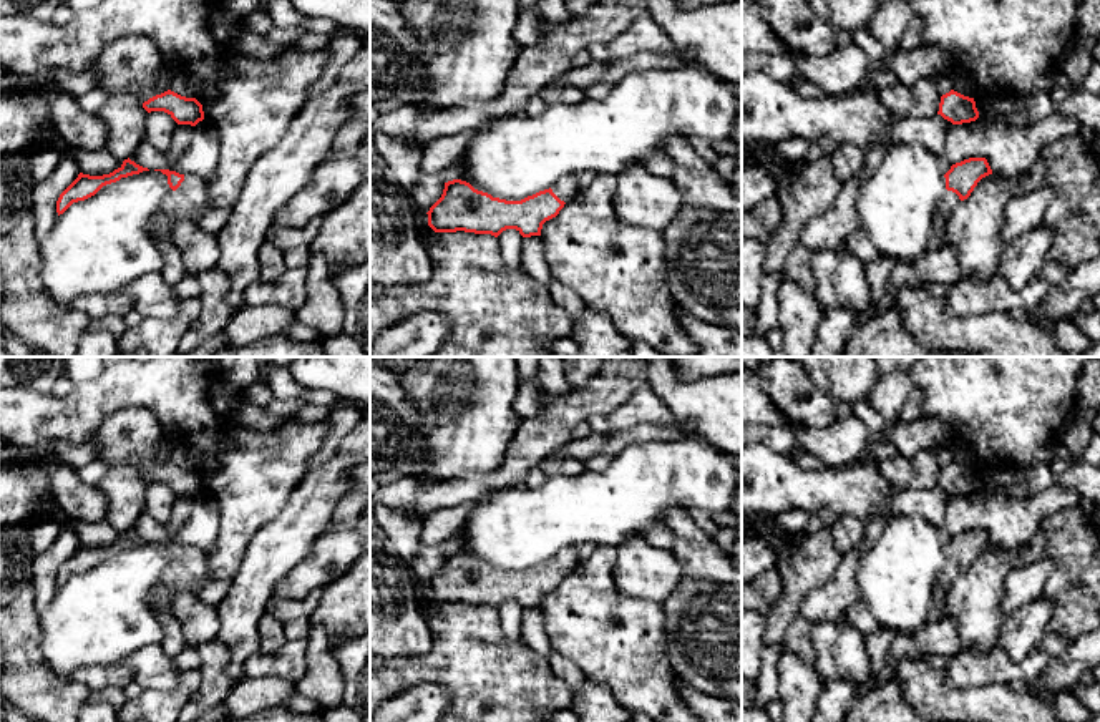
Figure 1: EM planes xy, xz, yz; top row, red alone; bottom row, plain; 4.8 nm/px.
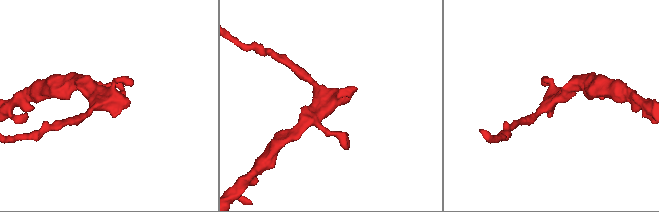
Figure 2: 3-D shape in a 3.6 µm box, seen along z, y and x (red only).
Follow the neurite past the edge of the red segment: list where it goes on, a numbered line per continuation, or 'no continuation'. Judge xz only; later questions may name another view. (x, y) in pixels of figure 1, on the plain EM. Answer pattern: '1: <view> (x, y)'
1: xz (566, 560)

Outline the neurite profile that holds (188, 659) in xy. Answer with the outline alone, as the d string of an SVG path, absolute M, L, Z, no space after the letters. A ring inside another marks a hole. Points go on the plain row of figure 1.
M187 647L186 651L179 652L173 657L173 662L179 671L194 671L201 667L201 657L196 647Z

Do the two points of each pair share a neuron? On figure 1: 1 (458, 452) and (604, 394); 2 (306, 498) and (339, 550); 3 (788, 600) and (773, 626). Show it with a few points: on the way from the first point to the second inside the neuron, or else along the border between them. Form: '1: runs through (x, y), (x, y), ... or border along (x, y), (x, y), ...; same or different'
1: border along (523, 420), (500, 463); different
2: border along (326, 528), (302, 560); different
3: runs through (788, 606), (778, 619); same

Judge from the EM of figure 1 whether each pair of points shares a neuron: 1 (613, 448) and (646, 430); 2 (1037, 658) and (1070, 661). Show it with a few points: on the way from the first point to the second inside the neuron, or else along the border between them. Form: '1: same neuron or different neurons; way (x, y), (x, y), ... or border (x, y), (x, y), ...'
1: same neuron; way (621, 440), (637, 434)
2: different neurons; border (1054, 658), (1036, 678), (1027, 681)

